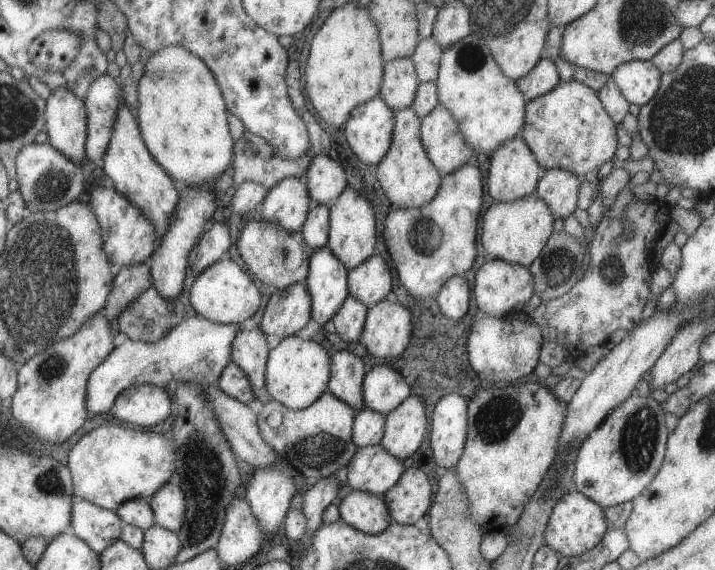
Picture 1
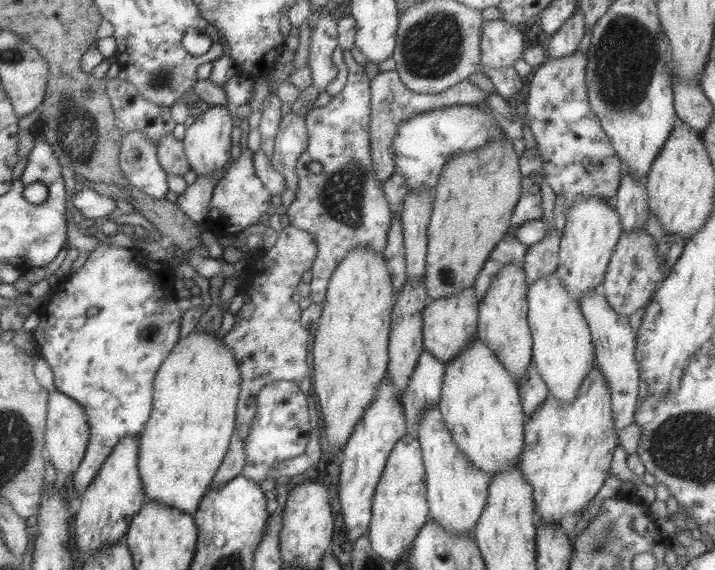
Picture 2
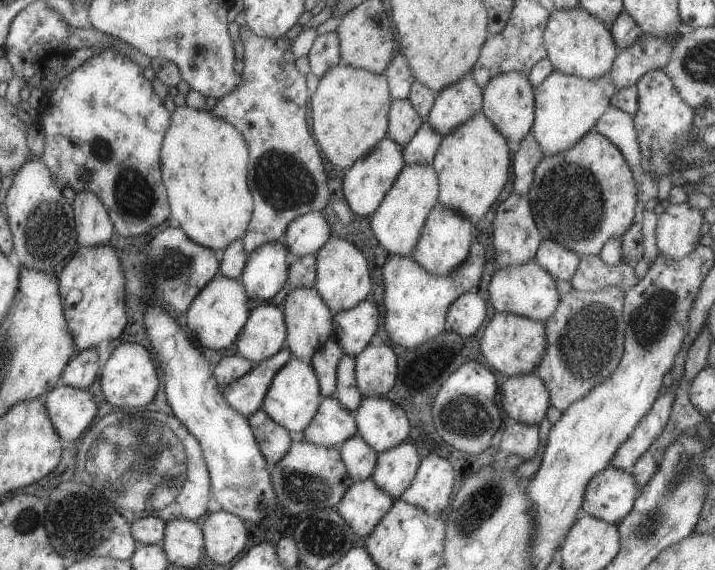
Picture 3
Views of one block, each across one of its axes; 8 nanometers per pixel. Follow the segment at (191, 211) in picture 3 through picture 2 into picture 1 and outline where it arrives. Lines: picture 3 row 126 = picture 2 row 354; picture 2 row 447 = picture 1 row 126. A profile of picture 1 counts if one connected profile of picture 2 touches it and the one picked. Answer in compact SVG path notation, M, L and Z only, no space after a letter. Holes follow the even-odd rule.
M169 45L159 48L157 52L149 54L143 66L144 72L137 82L137 111L135 112L143 144L157 164L175 182L183 182L184 186L213 184L231 165L234 145L227 129L229 112L213 74L201 59L181 46Z

